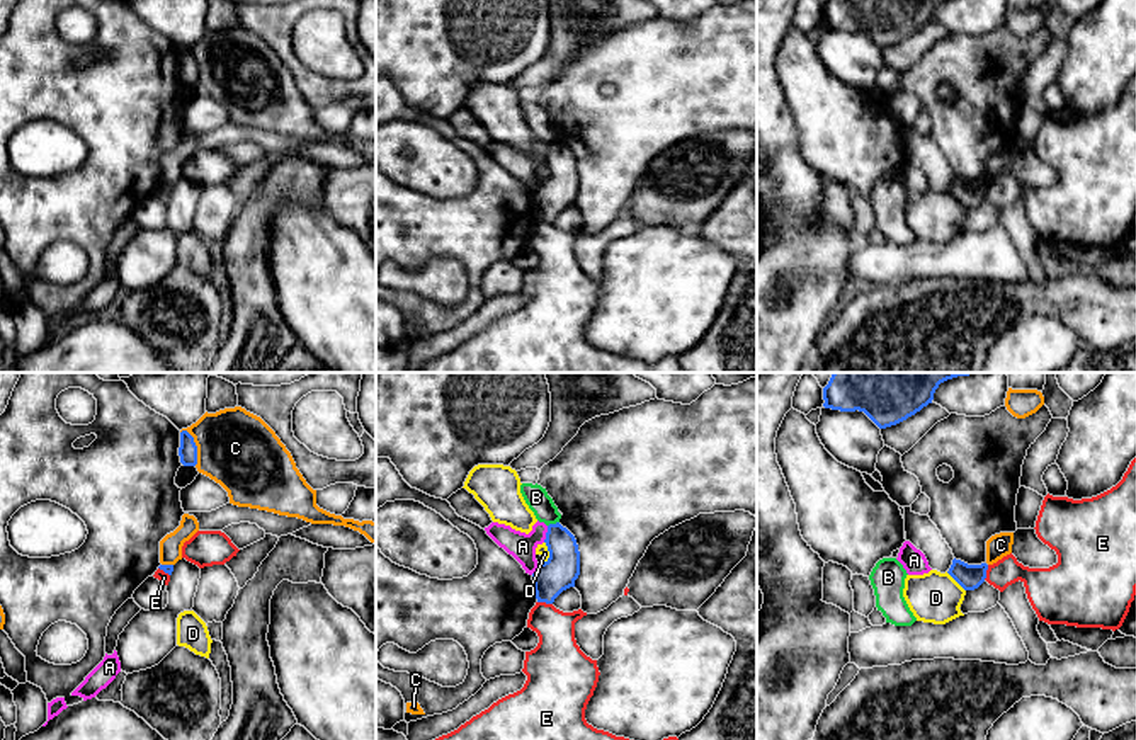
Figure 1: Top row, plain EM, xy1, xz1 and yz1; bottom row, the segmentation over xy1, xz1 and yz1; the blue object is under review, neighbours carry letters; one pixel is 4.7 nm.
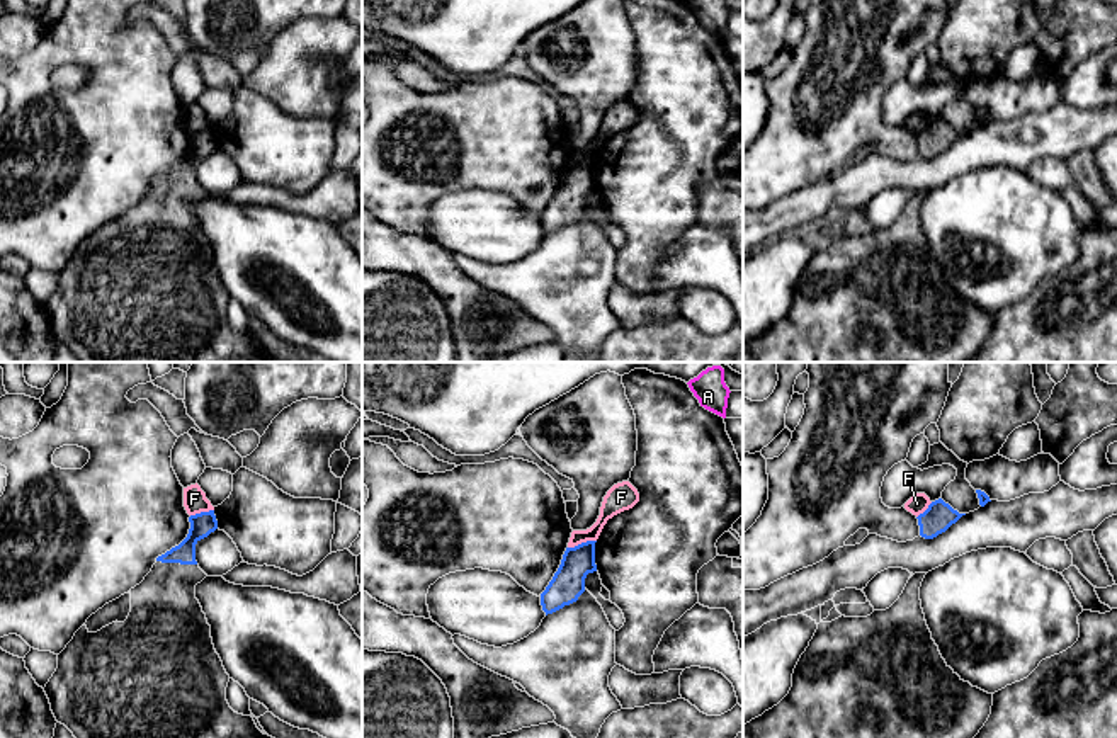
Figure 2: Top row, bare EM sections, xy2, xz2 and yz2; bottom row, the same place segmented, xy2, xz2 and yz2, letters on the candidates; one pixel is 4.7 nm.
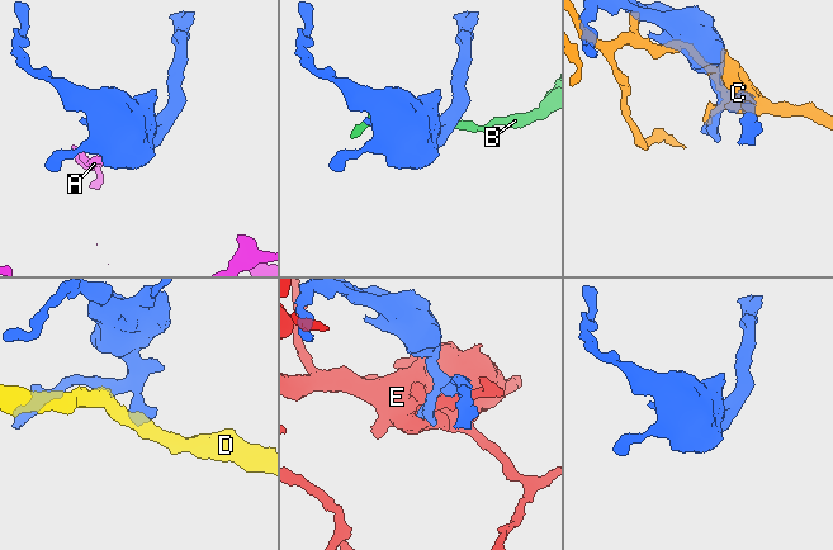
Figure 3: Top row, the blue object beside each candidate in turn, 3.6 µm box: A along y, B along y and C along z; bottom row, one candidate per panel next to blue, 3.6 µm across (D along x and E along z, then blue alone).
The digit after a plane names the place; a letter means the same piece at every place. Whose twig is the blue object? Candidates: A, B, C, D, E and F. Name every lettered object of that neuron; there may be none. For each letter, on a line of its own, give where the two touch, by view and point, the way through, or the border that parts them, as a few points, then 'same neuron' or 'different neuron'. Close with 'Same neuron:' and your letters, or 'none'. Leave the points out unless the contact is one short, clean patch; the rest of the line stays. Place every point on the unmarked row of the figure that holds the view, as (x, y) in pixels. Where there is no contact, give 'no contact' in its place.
A: contact xz1 (546, 153); border xz1 (548, 145), (543, 160); different neuron
B: contact xz1 (553, 143); border xz1 (558, 140), (548, 145); different neuron
C: contact xy1 (196, 65); different neuron
D: contact xz1 (550, 172); border xz1 (545, 160), (548, 176), (541, 182); different neuron
E: contact xz1 (545, 220); border xz1 (538, 220), (551, 223); different neuron
F: contact xz2 (582, 162); border xz2 (595, 158), (568, 167); different neuron
Same neuron: none

